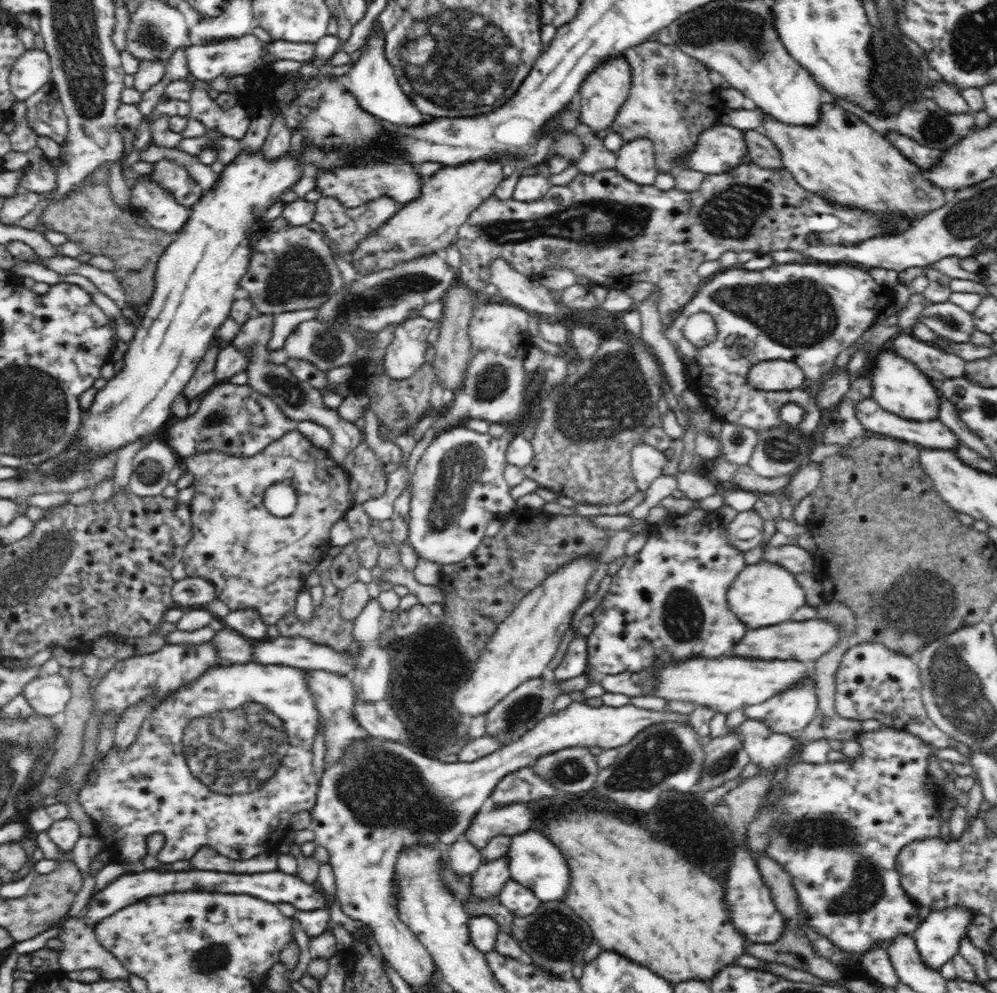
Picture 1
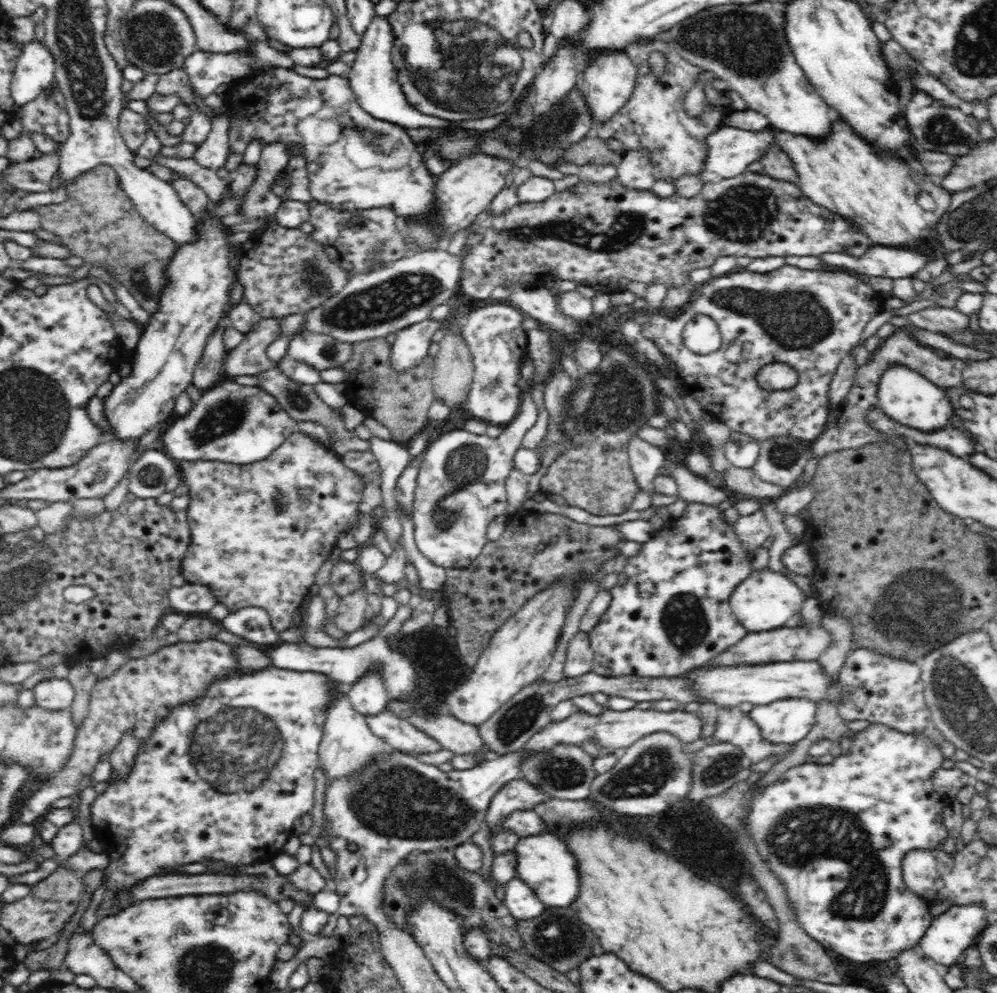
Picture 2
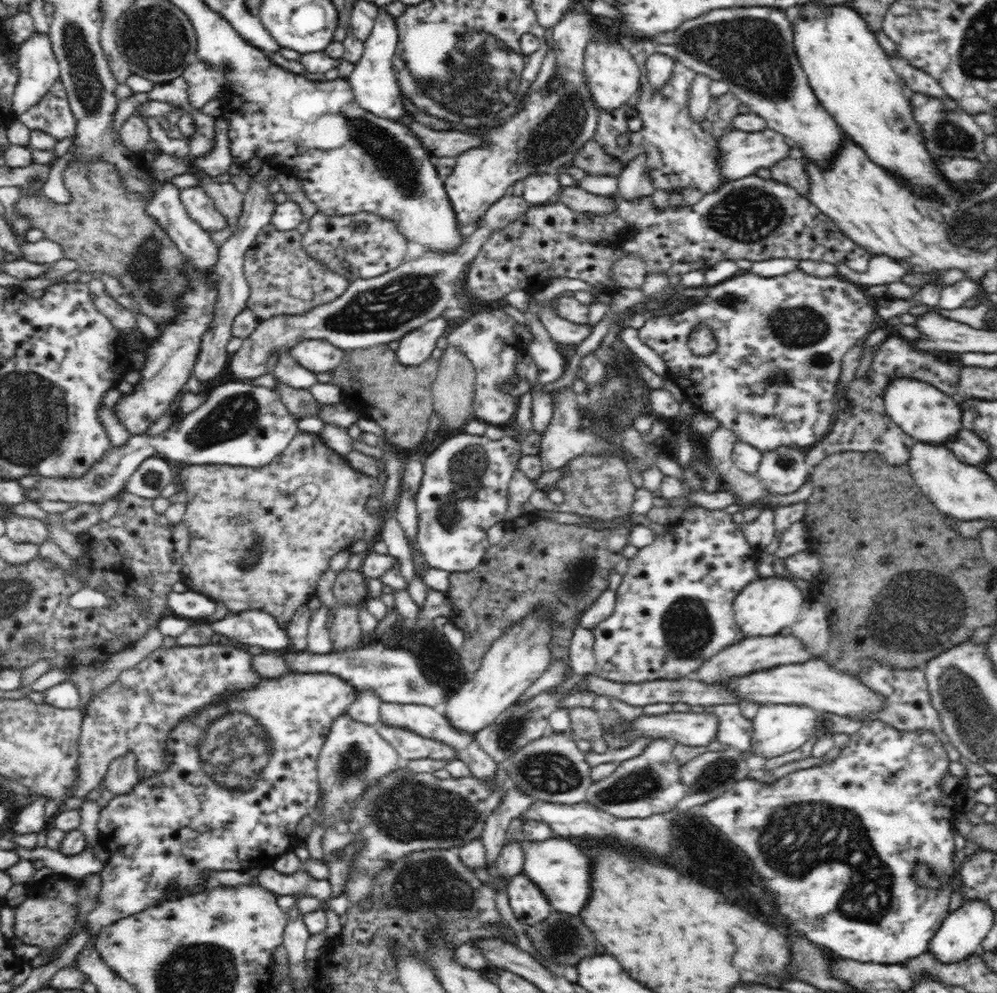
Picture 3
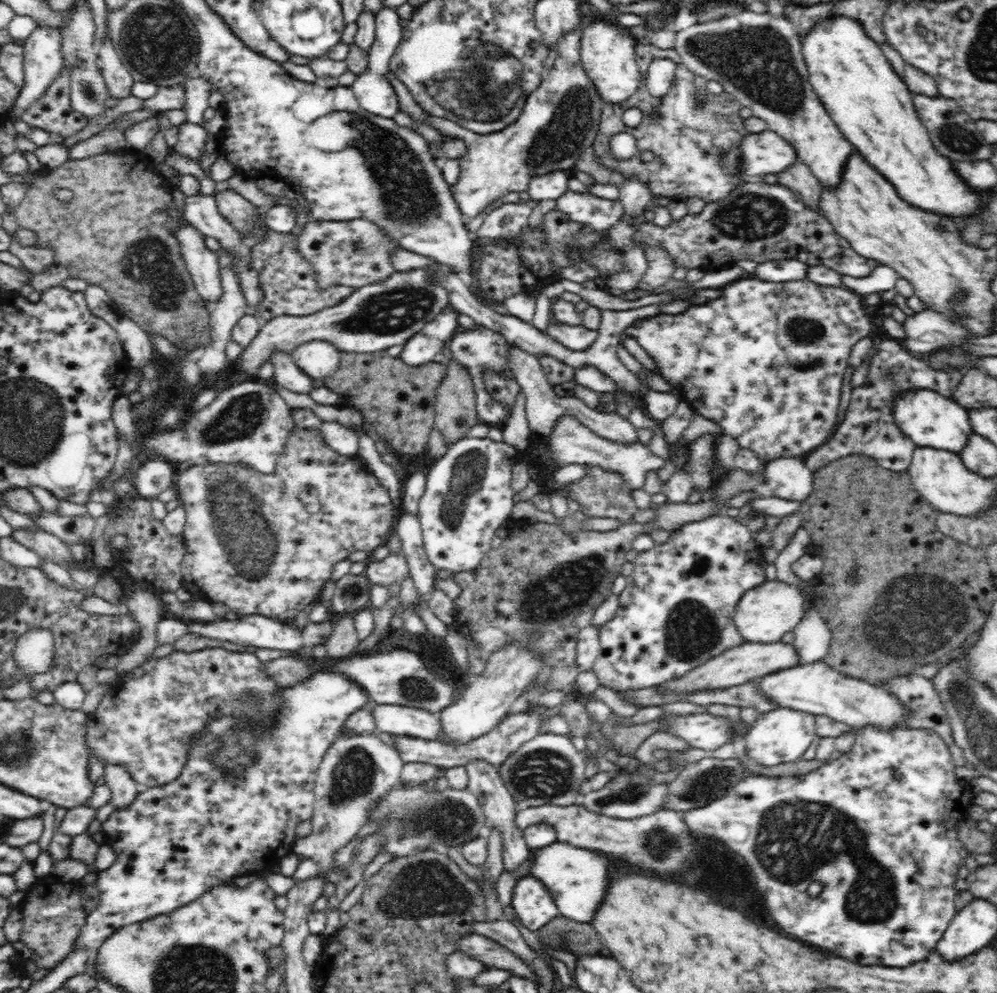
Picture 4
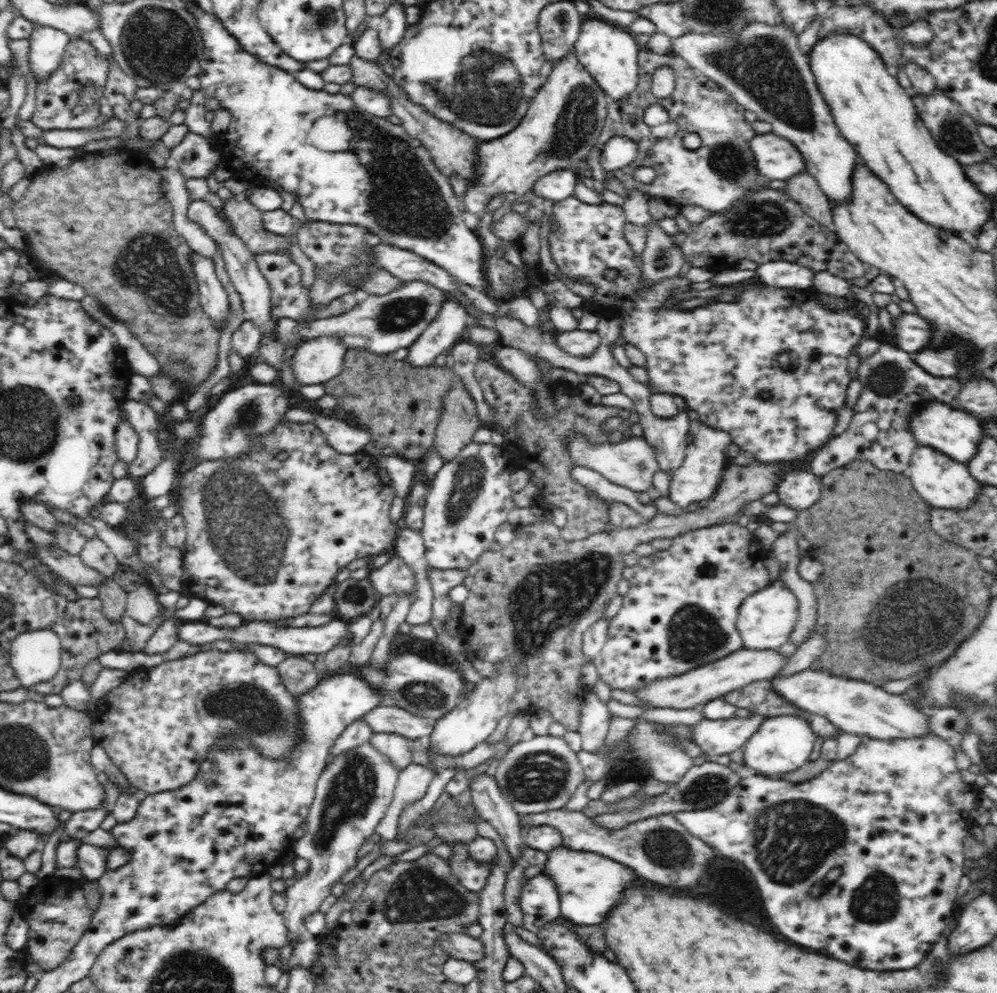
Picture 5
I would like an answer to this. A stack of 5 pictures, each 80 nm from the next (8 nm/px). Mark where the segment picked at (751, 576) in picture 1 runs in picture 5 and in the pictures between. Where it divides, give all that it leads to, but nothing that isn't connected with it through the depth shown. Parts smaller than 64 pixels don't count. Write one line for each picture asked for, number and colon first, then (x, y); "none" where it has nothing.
2: (766, 600)
3: (765, 607)
4: (764, 614)
5: (765, 620)

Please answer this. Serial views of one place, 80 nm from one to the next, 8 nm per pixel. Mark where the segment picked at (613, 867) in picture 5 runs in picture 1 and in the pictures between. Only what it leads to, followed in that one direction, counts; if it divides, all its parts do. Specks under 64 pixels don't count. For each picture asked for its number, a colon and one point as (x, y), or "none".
1: (533, 861)
2: (544, 862)
3: (562, 871)
4: (577, 879)

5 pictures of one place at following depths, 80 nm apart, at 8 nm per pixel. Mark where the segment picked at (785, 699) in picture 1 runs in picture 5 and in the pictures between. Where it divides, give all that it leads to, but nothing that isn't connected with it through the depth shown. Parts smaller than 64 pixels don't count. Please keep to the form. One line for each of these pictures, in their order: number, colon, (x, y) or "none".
2: (784, 722)
3: (778, 729)
4: (782, 735)
5: (783, 743)

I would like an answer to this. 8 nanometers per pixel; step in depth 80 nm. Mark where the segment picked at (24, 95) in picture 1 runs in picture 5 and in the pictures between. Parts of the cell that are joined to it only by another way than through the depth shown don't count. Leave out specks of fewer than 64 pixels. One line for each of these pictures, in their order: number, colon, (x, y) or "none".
2: (34, 73)
3: (38, 68)
4: (43, 60)
5: (47, 45)

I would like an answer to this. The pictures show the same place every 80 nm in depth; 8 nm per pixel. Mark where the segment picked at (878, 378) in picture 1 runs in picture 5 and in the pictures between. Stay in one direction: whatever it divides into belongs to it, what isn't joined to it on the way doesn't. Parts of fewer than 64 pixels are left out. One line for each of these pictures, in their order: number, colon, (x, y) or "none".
2: (904, 395)
3: (925, 413)
4: (930, 420)
5: (955, 432)

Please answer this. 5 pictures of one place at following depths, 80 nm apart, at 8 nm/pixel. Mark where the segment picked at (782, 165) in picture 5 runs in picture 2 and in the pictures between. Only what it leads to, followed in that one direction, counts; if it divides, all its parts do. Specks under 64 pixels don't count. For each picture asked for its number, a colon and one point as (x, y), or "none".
2: (731, 150)
3: (742, 153)
4: (761, 153)

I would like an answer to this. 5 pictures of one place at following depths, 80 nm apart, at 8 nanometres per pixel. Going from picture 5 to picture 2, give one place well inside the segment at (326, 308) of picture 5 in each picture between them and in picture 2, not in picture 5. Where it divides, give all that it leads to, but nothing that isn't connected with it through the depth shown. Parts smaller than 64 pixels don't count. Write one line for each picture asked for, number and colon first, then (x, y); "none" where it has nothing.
2: (283, 272)
3: (284, 280)
4: (290, 288)

